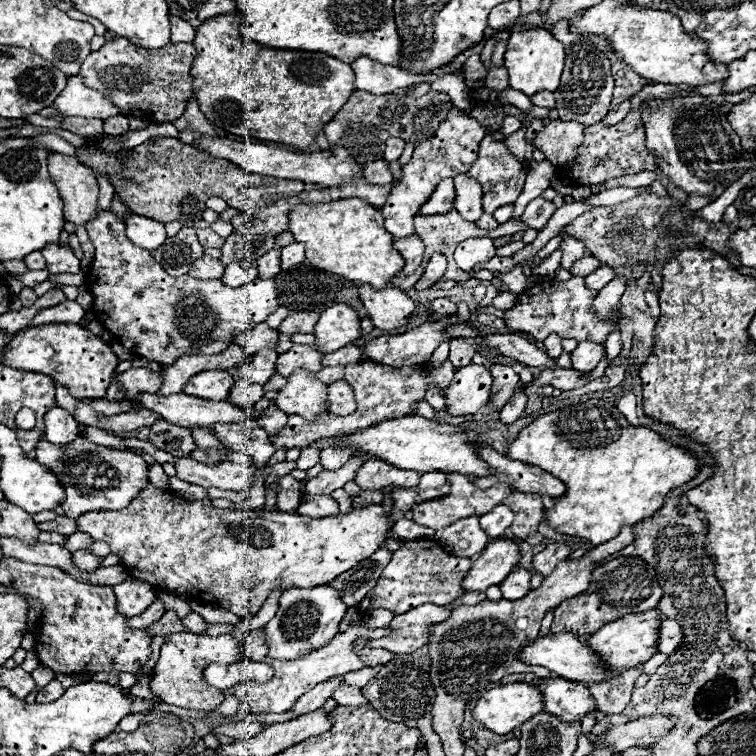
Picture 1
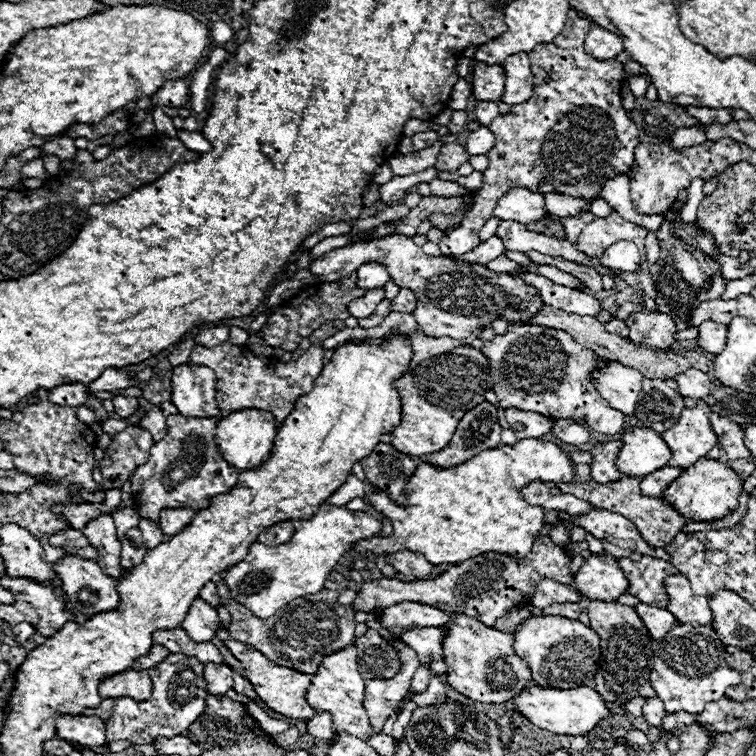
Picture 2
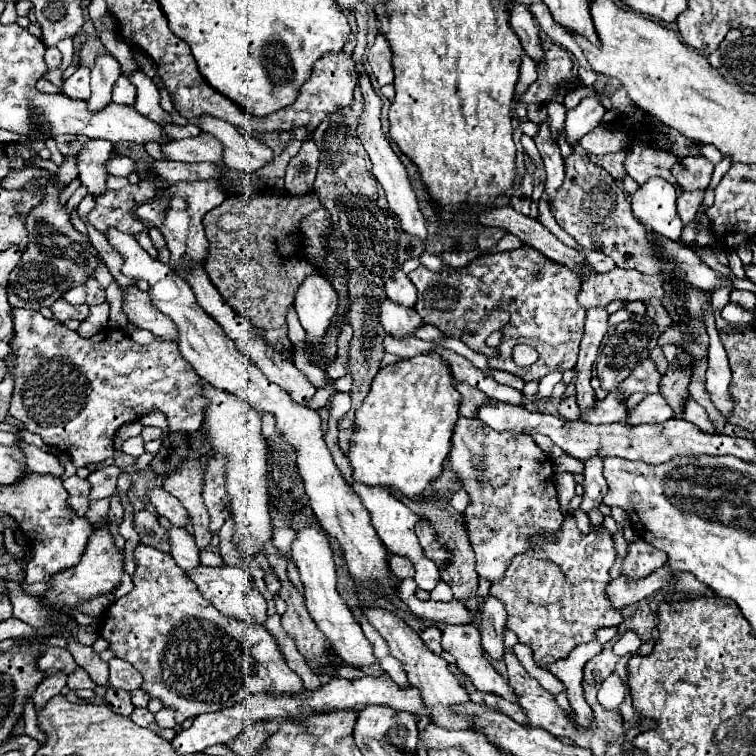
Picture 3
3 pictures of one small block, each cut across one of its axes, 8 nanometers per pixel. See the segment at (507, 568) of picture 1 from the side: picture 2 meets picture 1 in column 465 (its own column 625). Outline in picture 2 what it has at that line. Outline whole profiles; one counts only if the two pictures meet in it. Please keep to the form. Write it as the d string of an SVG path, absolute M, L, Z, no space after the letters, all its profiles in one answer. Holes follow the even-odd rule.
M602 552L586 558L574 576L574 588L588 600L612 602L626 592L628 580L618 562L610 554Z

